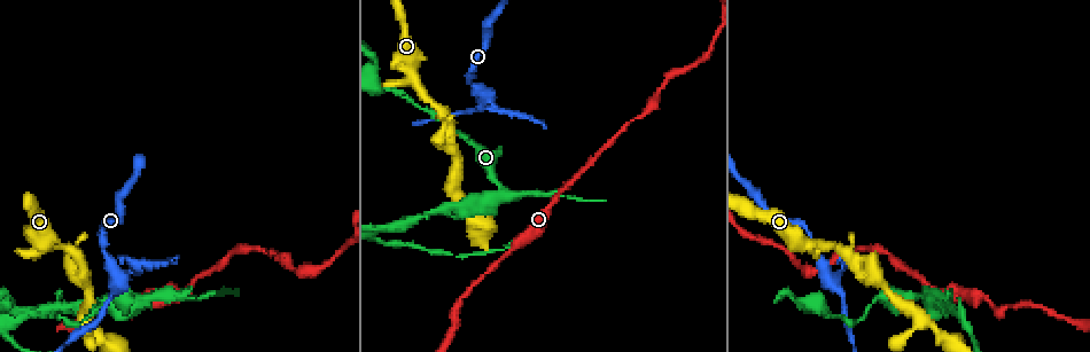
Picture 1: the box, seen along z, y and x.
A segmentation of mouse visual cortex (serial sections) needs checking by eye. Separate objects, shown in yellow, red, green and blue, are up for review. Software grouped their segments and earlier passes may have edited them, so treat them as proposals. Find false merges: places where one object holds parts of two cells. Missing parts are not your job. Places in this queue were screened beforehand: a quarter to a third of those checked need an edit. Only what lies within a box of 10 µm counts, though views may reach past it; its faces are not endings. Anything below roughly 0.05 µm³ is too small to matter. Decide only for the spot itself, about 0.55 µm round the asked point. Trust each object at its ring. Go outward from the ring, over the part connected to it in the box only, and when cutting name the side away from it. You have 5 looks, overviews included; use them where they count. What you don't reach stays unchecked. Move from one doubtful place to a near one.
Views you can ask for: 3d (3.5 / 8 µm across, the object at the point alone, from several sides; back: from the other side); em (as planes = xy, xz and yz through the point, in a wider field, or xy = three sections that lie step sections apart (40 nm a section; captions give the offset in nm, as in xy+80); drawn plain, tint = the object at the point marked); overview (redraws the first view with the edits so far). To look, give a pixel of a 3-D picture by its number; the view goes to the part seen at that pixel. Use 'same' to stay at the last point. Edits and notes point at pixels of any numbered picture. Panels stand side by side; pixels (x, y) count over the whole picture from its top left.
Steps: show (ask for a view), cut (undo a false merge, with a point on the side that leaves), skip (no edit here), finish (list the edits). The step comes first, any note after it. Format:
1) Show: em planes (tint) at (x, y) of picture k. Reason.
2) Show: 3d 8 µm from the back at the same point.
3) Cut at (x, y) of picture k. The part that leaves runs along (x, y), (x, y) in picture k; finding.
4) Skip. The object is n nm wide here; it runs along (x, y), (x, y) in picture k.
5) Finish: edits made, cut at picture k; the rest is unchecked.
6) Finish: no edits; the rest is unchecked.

Show: 3d 3.5 µm at (123, 286) of picture 1.

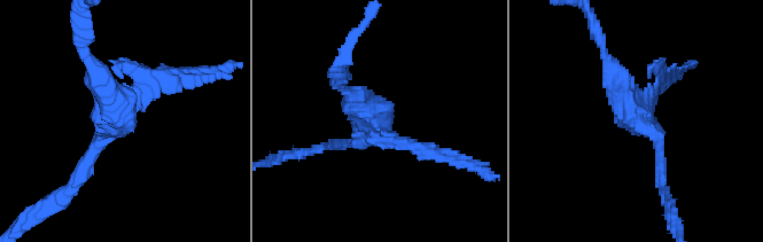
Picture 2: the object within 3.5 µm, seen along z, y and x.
Show: em planes (tint) at (115, 117) of picture 2.

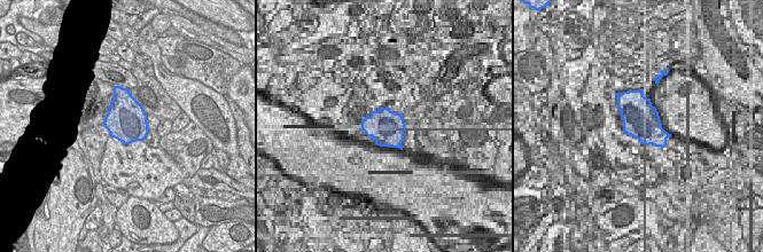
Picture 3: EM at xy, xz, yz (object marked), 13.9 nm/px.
Cut at (404, 146) of picture 2. The part that leaves runs along (381, 129), (473, 164) in picture 2; a second cell is stuck on.

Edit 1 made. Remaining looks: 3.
Show: 3d 3.5 µm at (502, 259) of picture 1. Narrows sharply.

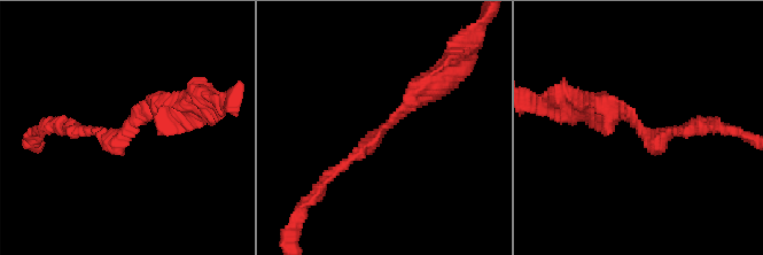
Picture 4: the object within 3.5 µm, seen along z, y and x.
Skip. The arms are 150, 200 nm wide; it runs along (441, 80), (332, 175) in picture 4; one cell here.

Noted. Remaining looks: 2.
Finish: edits made, cut at picture 2; the rest is unchecked.

